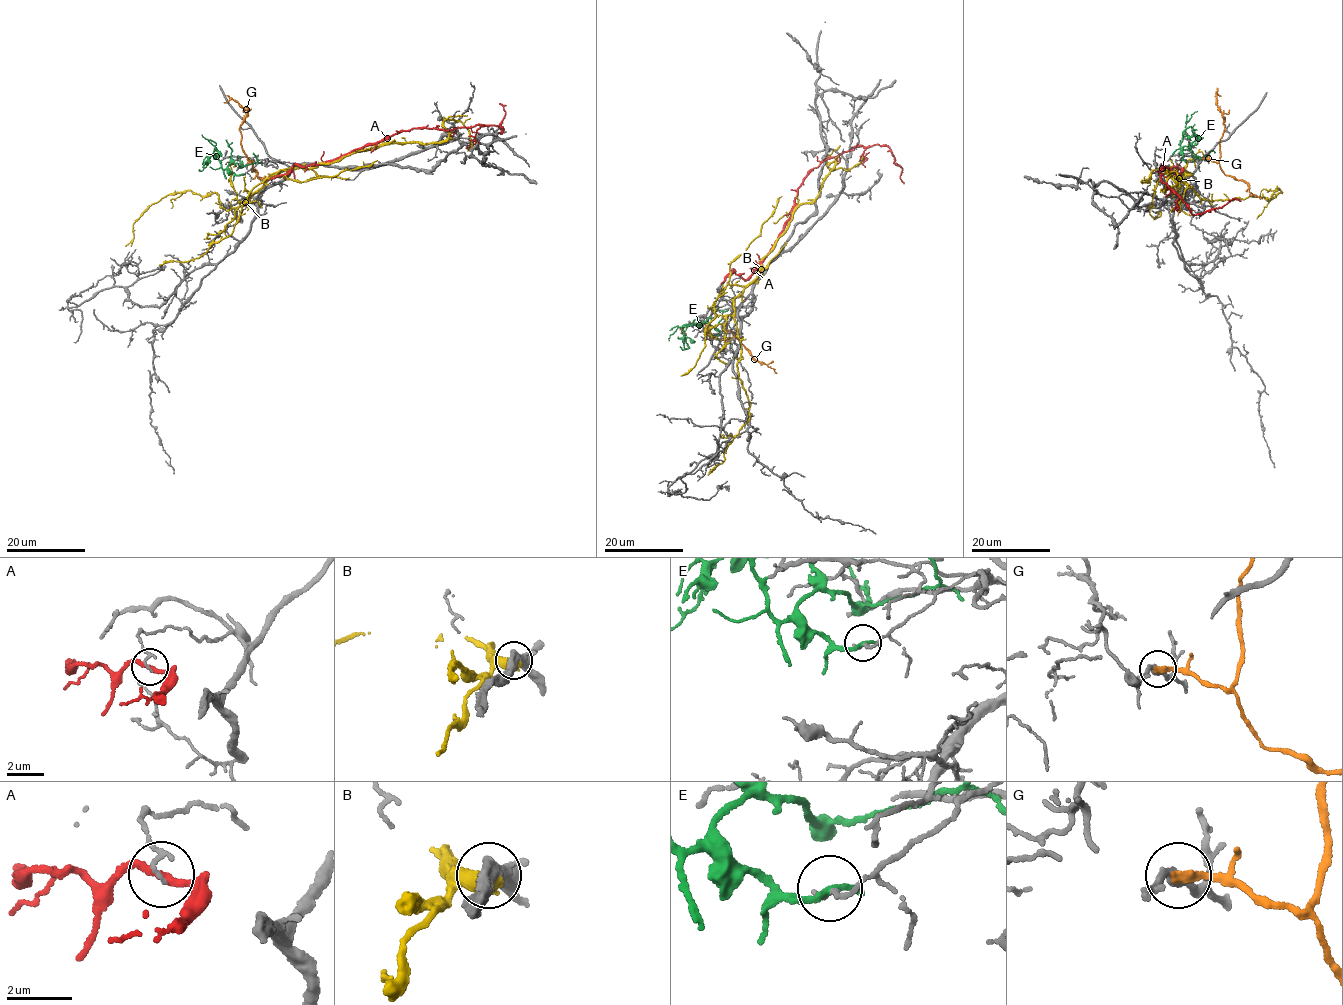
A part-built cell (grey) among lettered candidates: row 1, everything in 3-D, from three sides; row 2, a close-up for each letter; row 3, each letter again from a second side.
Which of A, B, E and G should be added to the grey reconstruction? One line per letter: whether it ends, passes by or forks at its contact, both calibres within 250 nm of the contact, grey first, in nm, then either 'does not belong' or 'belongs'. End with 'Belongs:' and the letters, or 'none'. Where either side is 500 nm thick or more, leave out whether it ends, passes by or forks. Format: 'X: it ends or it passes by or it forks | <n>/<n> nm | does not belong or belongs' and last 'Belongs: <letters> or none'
A: it passes by | 120/200 nm | does not belong
B: 420/700 nm | does not belong
E: it ends | 150/240 nm | does not belong
G: it ends | 320/240 nm | does not belong
Belongs: none

